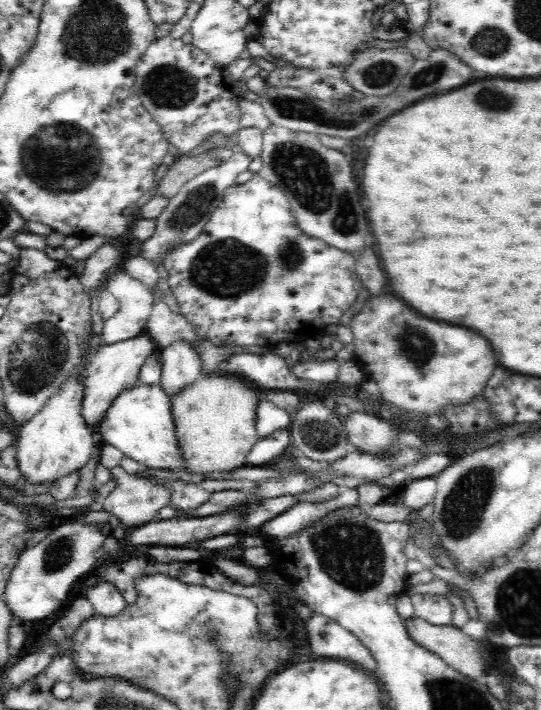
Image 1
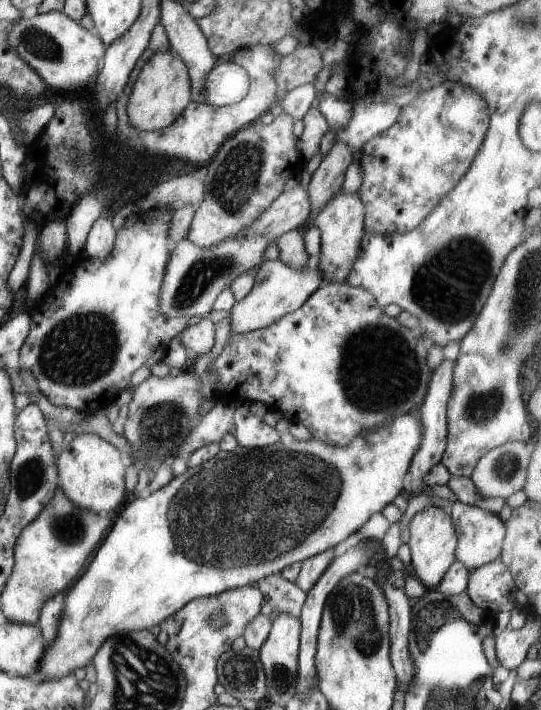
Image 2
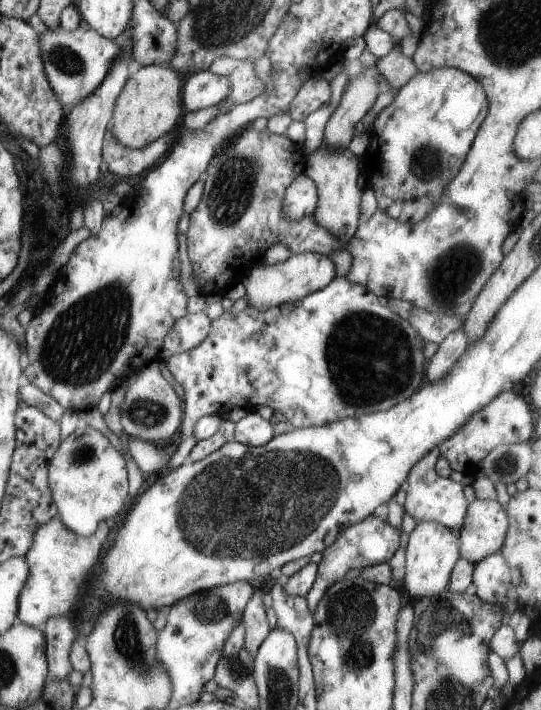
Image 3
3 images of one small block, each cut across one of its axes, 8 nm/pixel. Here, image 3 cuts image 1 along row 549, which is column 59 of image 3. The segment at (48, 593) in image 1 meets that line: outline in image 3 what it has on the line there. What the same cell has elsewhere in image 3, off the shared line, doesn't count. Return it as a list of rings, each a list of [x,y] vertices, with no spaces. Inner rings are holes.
[[[61,26],[58,29],[48,27],[45,34],[39,35],[39,46],[41,47],[41,58],[51,90],[67,110],[77,106],[82,100],[94,94],[122,53],[121,46],[117,40],[103,38],[93,29],[82,30],[82,28],[78,28],[73,32],[66,32]]]

